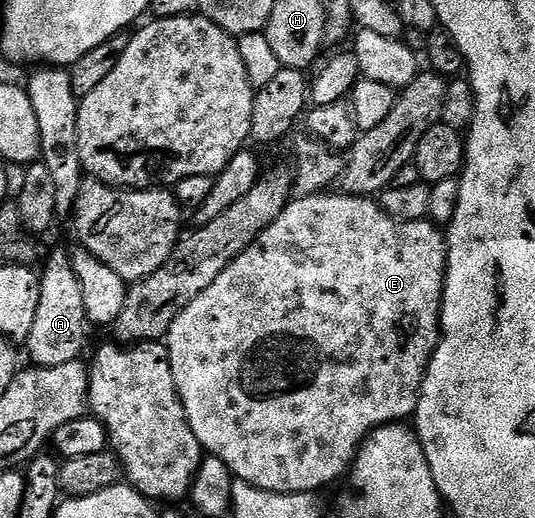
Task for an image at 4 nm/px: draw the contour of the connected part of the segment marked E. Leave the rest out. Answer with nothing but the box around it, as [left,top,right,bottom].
[165,190,447,496]

